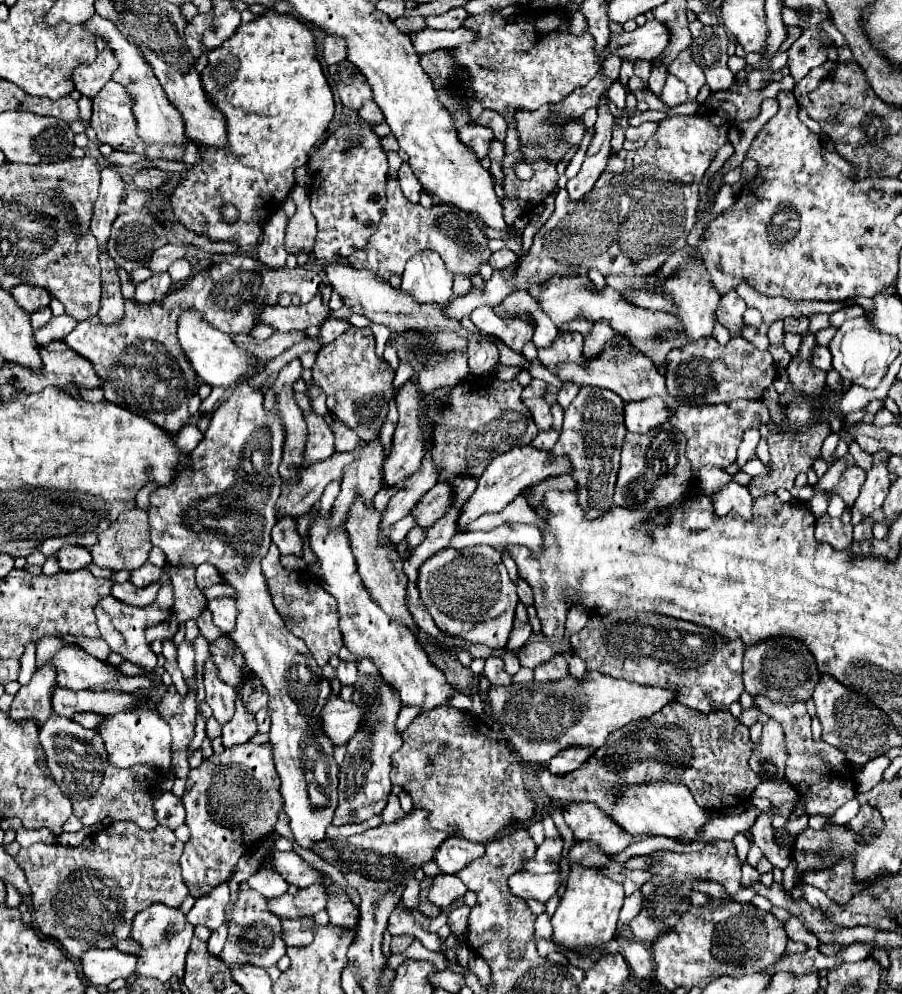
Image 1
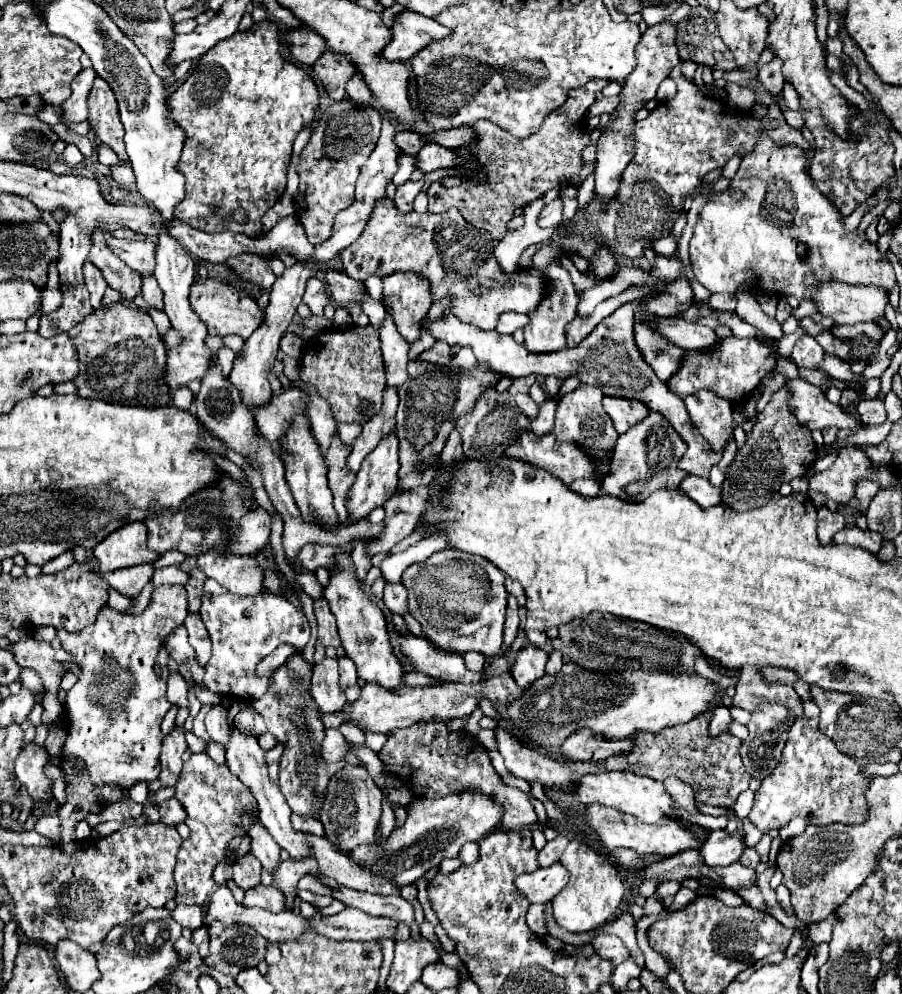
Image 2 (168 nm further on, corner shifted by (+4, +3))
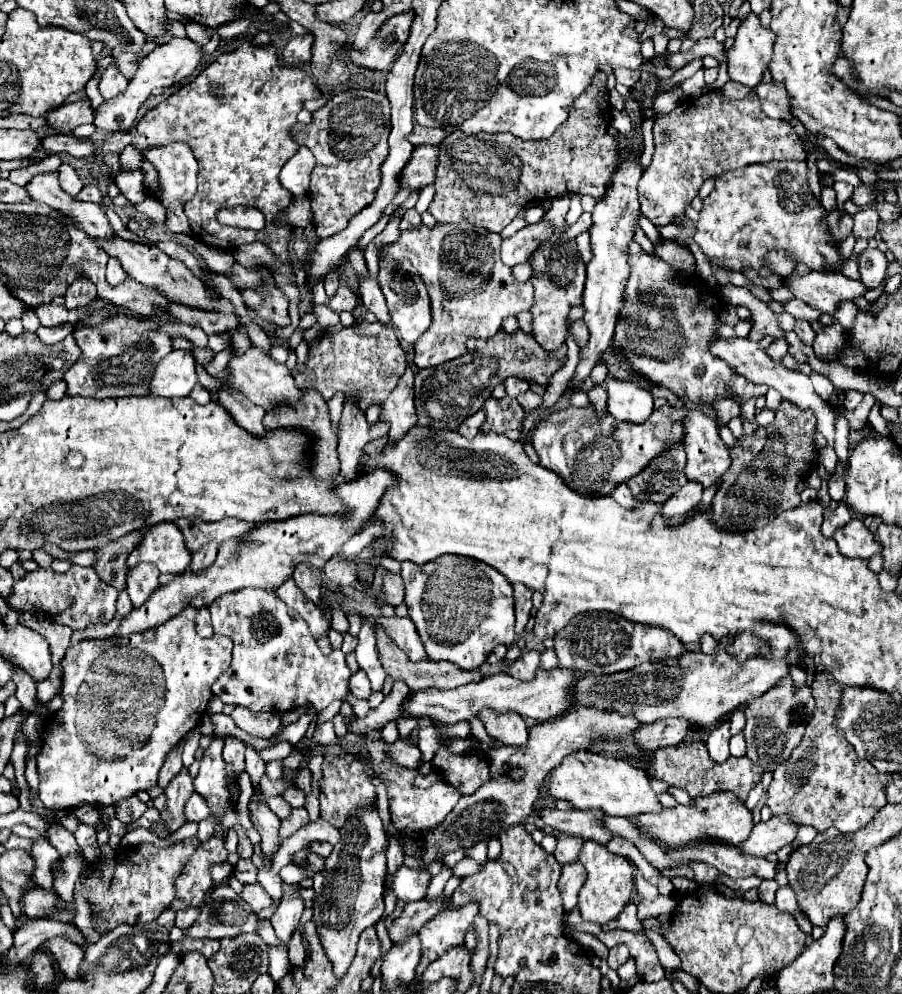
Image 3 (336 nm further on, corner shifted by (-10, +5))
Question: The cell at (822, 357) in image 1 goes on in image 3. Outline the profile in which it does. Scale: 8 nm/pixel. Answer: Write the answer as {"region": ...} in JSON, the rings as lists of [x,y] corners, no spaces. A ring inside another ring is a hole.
{"region":[[[800,320],[800,322],[796,324],[794,332],[798,334],[798,338],[800,338],[800,340],[802,340],[804,344],[808,344],[808,346],[812,346],[812,344],[814,344],[814,338],[816,338],[816,332],[812,330],[812,326],[810,326],[808,322]]]}

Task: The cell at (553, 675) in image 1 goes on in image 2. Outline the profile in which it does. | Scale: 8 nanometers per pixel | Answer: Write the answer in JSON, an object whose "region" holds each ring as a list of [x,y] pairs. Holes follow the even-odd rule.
{"region":[[[526,646],[518,652],[514,664],[510,666],[510,674],[514,678],[514,682],[520,688],[530,686],[534,680],[538,680],[540,676],[544,676],[544,666],[546,666],[548,654],[542,648],[536,646]]]}

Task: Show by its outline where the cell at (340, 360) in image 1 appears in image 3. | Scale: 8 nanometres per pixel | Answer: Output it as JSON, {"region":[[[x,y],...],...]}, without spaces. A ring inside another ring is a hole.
{"region":[[[356,322],[334,334],[322,334],[310,344],[310,354],[304,368],[294,370],[294,380],[300,390],[316,390],[324,400],[342,392],[346,398],[356,398],[360,410],[370,404],[382,404],[396,388],[406,368],[406,352],[396,334],[378,322]]]}

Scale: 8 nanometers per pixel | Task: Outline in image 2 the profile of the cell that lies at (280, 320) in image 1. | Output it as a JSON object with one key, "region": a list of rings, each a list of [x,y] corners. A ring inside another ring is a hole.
{"region":[[[212,278],[194,280],[192,290],[190,290],[190,302],[192,302],[192,310],[196,310],[198,318],[202,318],[202,322],[206,324],[206,330],[210,336],[238,334],[242,340],[248,340],[248,336],[264,322],[264,310],[260,310],[258,304],[250,296],[240,294],[232,290],[232,286],[212,280]]]}

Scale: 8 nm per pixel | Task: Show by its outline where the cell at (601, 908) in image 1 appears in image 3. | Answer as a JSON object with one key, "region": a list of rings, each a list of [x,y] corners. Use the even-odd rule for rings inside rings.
{"region":[[[586,840],[580,850],[580,862],[584,864],[588,878],[578,894],[578,910],[586,922],[594,924],[608,924],[610,920],[618,918],[624,906],[630,902],[634,890],[634,864],[628,862],[624,856],[608,852],[604,846],[596,844],[594,840]]]}

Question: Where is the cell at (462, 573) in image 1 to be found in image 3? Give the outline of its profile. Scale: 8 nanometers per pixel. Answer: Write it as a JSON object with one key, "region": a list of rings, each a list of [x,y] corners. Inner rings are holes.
{"region":[[[446,554],[426,564],[402,562],[406,606],[430,660],[448,660],[464,670],[480,666],[498,646],[514,642],[514,590],[486,562]]]}

